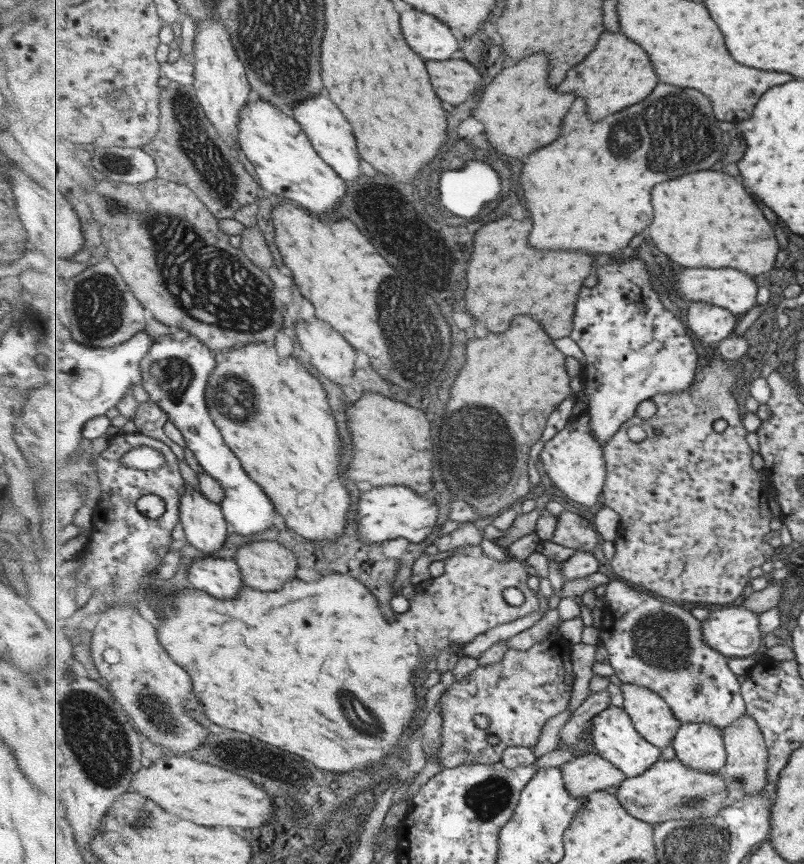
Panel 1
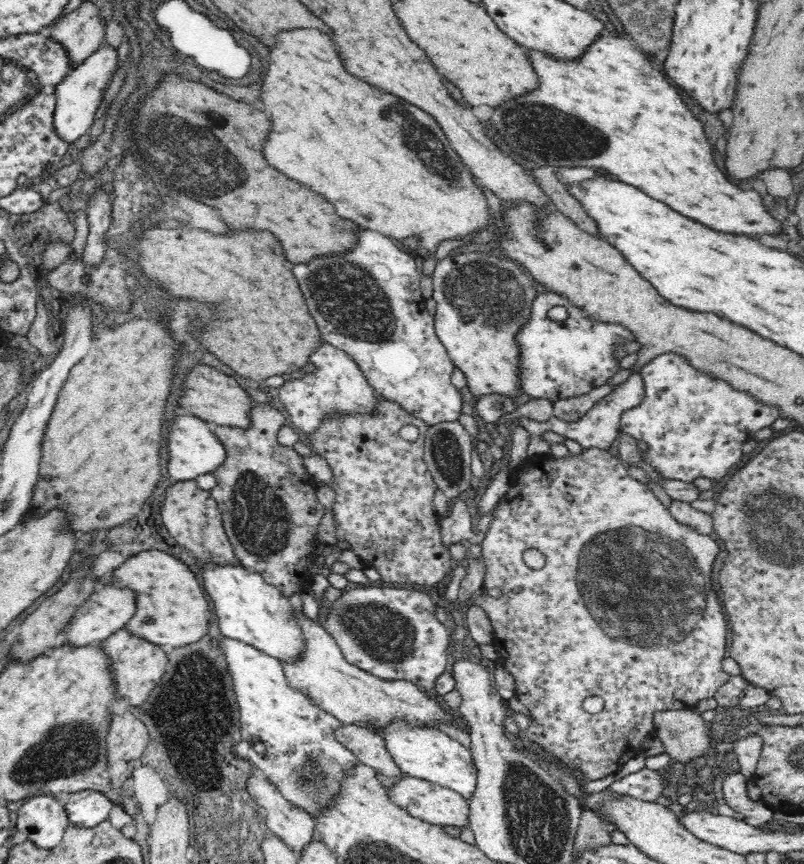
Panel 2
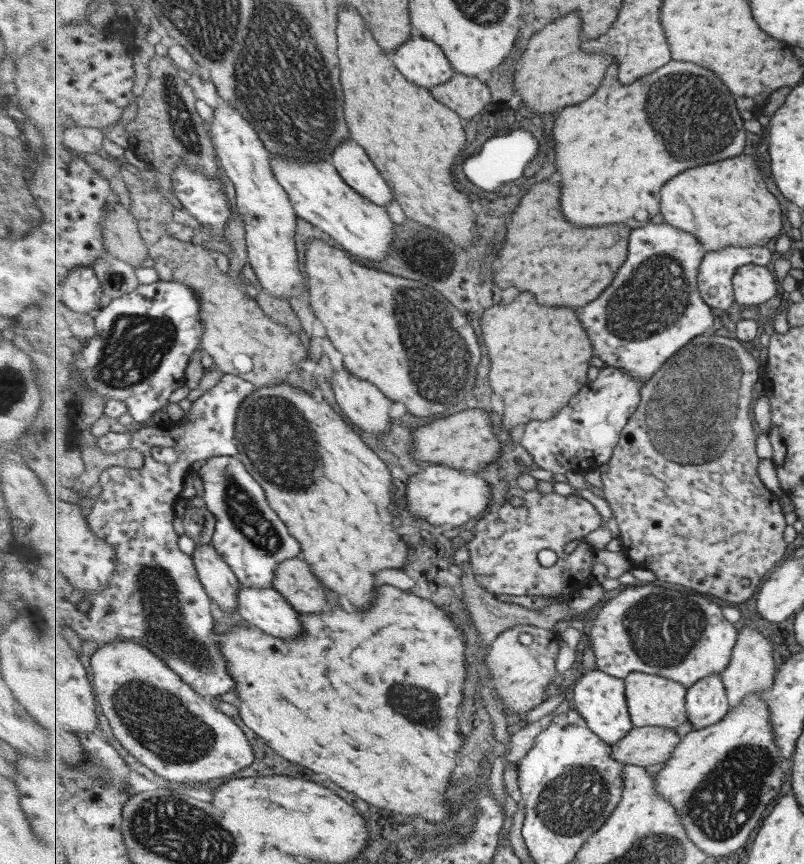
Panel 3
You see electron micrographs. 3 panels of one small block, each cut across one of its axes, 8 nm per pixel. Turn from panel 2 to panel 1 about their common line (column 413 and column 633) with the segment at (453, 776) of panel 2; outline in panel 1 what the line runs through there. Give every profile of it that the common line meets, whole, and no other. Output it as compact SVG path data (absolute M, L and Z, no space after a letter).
M609 705L603 712L593 717L592 740L597 752L613 764L616 764L628 777L645 774L659 759L661 749L657 745L645 740L636 729L632 717L624 707Z

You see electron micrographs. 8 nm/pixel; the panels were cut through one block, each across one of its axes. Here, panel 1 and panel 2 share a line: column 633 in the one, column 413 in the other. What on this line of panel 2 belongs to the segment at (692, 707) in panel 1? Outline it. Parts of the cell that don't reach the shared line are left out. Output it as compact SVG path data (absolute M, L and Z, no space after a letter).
M359 587L342 591L339 599L330 603L325 629L334 637L345 660L382 680L409 680L421 691L427 693L434 688L434 682L445 673L448 655L448 632L450 623L441 623L435 615L435 605L428 594L420 590L404 588Z

